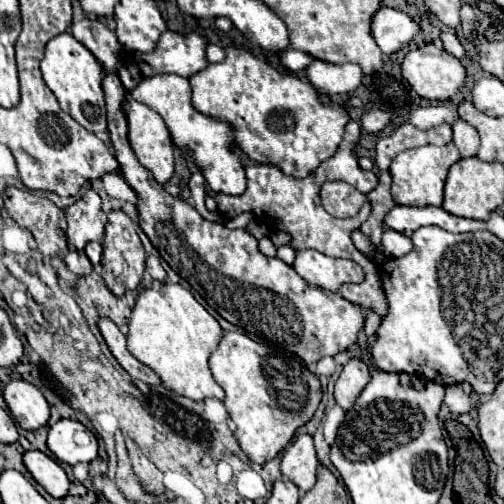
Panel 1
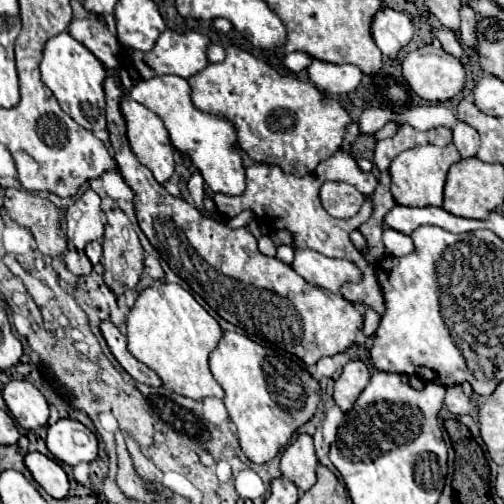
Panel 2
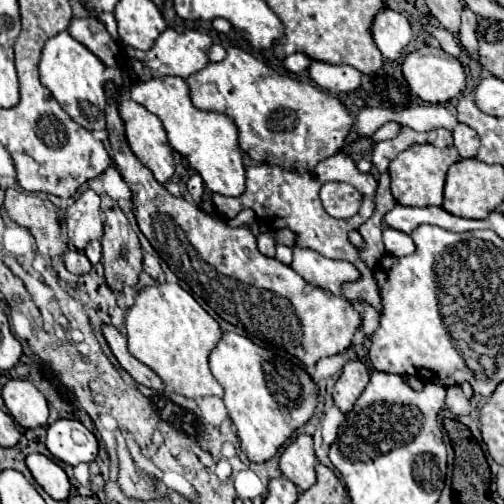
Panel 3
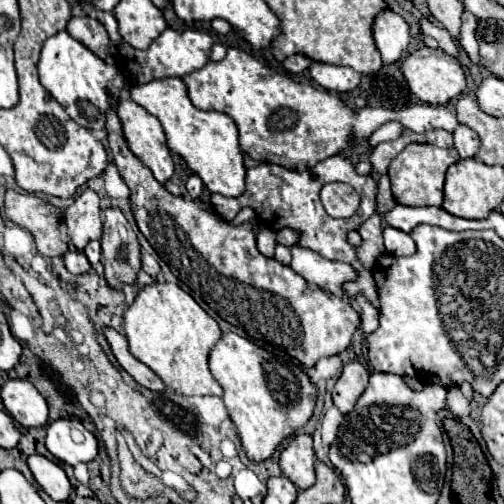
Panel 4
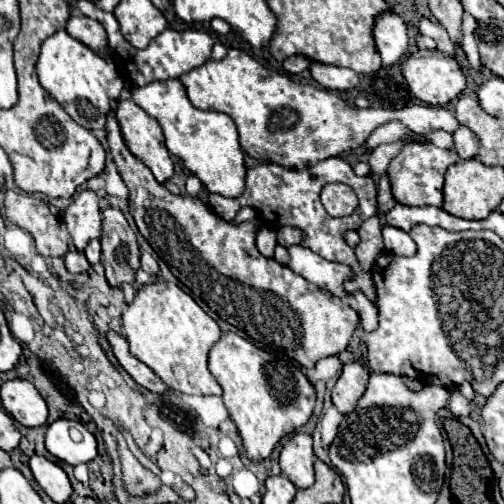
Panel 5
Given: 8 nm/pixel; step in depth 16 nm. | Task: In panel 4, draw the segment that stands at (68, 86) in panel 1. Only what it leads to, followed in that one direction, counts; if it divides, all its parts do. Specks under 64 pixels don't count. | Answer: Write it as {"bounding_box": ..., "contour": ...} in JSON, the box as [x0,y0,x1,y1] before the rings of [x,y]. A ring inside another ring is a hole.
{"bounding_box":[38,30,124,130],"contour":[[[66,30],[44,42],[42,56],[38,62],[38,74],[40,84],[58,100],[66,114],[86,130],[104,130],[104,114],[110,106],[110,96],[118,96],[124,86],[124,76],[118,66],[108,66],[84,44],[74,40]]]}

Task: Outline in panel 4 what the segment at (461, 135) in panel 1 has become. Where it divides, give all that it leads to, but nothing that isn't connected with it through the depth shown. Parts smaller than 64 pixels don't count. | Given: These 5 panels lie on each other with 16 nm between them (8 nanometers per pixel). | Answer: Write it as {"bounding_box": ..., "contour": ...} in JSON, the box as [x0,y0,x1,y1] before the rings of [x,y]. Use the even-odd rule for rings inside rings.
{"bounding_box":[454,124,480,158],"contour":[[[458,124],[458,128],[454,130],[454,146],[460,158],[474,158],[480,148],[480,138],[476,136],[476,132],[472,132],[472,128]]]}

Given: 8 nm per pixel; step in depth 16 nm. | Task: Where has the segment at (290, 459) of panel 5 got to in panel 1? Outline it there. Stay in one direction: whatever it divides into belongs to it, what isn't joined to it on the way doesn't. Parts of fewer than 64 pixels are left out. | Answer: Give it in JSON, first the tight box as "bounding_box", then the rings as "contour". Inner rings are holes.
{"bounding_box":[282,434,320,494],"contour":[[[300,434],[296,440],[286,448],[282,458],[282,476],[294,482],[302,494],[308,492],[316,484],[320,460],[316,456],[316,448],[312,436]]]}

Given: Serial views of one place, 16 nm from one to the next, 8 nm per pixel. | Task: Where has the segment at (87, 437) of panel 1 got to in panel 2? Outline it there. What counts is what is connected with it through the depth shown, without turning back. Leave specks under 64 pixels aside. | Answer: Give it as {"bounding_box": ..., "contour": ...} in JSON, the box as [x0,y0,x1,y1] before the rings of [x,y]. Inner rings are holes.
{"bounding_box":[48,419,98,466],"contour":[[[60,419],[48,428],[48,450],[64,464],[76,466],[80,462],[92,462],[98,456],[96,436],[78,420]]]}

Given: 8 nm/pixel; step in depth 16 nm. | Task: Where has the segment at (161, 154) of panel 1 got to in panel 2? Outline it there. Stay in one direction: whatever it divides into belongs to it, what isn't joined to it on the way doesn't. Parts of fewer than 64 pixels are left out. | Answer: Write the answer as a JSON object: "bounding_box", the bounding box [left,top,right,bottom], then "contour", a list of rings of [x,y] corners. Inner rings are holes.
{"bounding_box":[122,98,174,184],"contour":[[[132,98],[122,100],[122,114],[126,118],[130,148],[134,150],[140,164],[146,166],[160,184],[168,182],[170,176],[174,174],[174,148],[168,140],[168,130],[164,128],[164,122],[160,120],[160,116],[156,116],[156,112],[152,112],[150,108],[144,108],[144,104],[136,104],[136,100]]]}

